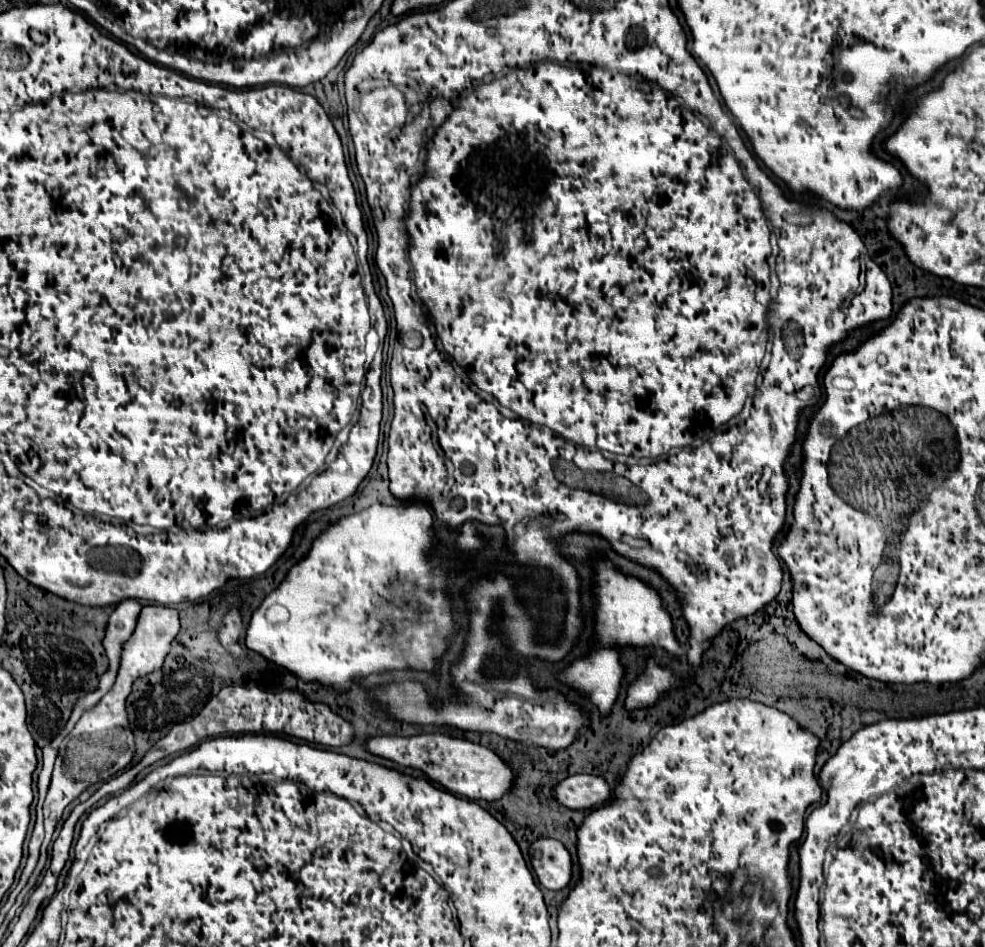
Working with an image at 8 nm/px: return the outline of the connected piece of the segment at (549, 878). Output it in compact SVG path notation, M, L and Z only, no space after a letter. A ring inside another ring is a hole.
M536 839L530 845L532 867L542 887L550 891L566 889L572 881L572 859L568 849L556 839Z

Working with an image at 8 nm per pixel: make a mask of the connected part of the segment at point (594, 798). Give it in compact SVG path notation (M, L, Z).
M570 775L556 785L556 799L570 809L590 809L612 797L612 785L598 775Z

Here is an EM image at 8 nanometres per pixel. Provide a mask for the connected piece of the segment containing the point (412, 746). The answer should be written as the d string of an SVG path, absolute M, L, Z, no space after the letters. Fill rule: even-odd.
M422 733L414 737L374 737L368 739L368 751L392 759L404 767L422 769L430 779L438 781L450 793L468 797L472 801L498 801L506 793L512 793L516 781L516 769L498 757L498 753L468 739L458 739L444 733Z

